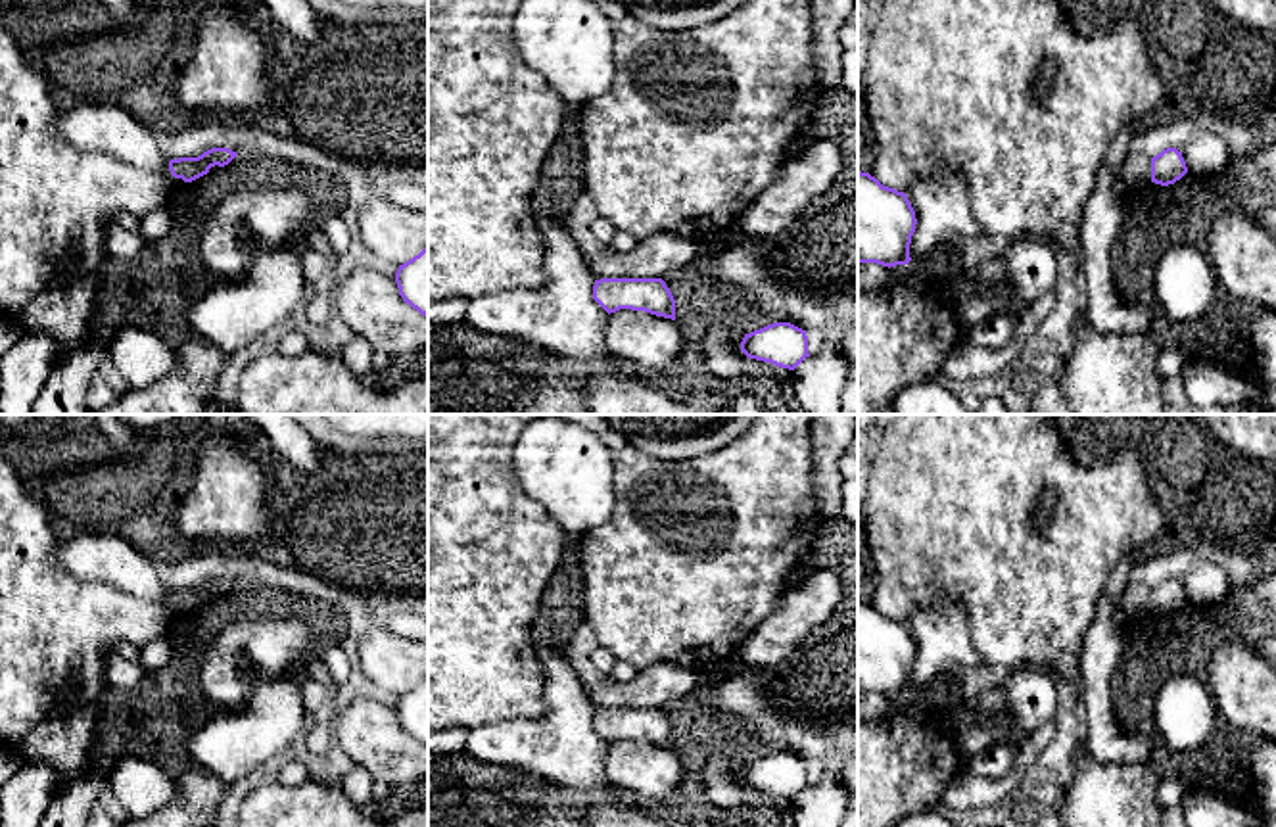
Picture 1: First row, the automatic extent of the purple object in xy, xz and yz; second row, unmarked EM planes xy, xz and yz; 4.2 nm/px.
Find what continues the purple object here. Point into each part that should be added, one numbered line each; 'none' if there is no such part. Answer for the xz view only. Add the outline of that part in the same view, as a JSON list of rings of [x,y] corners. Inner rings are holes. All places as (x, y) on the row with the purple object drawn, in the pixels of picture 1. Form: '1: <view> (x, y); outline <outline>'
none

